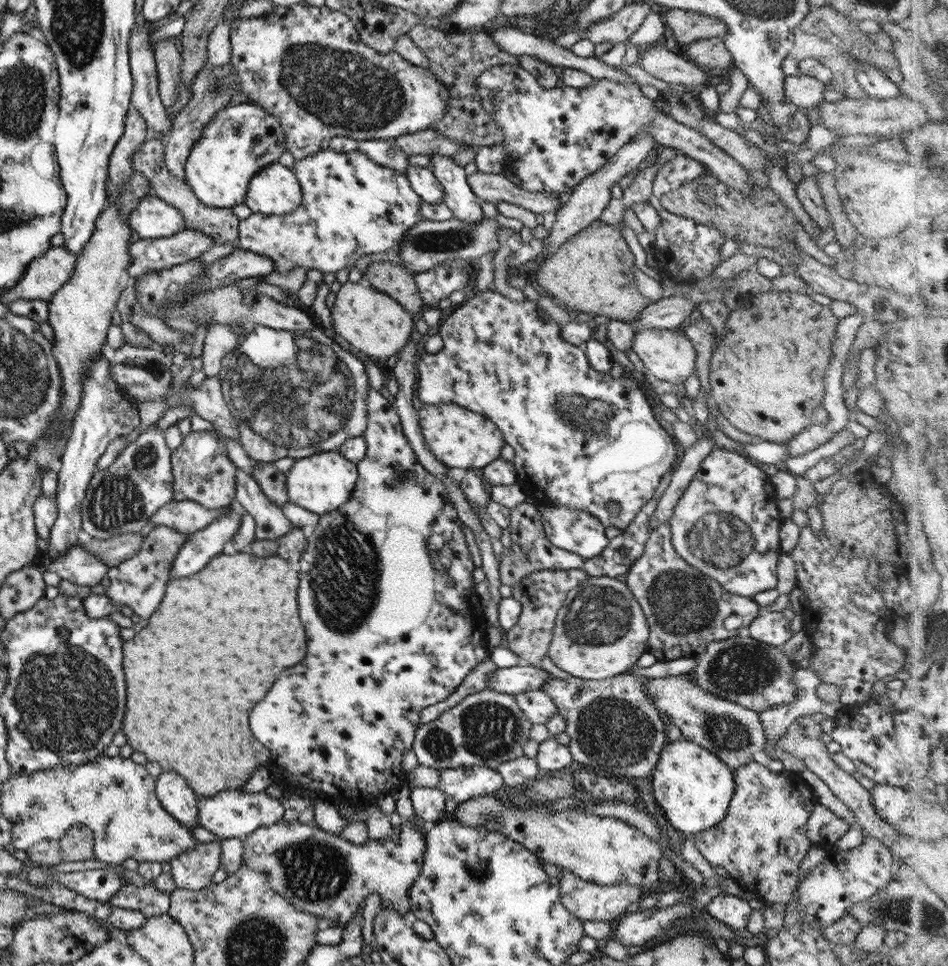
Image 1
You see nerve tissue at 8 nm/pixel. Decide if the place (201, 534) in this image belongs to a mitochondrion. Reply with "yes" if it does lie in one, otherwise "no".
no

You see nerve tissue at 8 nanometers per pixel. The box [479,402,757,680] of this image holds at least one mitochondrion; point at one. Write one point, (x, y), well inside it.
(682, 601)

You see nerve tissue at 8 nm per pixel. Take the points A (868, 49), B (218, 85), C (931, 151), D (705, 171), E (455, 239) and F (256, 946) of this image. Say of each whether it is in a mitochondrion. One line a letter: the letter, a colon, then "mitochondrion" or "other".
A: other
B: mitochondrion
C: mitochondrion
D: other
E: mitochondrion
F: mitochondrion

